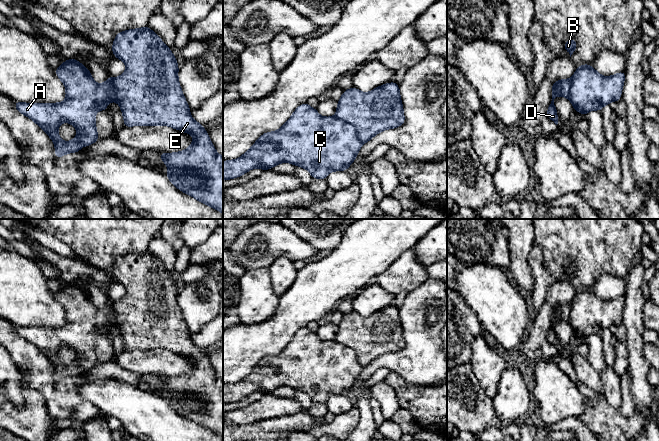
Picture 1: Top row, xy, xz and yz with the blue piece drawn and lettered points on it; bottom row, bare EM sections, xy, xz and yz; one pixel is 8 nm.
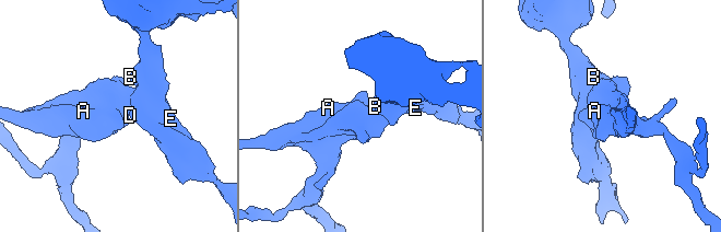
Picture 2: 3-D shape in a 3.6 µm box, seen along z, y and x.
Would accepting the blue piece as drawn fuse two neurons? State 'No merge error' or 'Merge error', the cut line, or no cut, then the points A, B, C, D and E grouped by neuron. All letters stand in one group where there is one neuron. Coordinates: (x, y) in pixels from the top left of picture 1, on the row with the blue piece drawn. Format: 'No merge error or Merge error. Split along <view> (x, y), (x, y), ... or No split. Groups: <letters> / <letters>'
Merge error. Split along xz (335, 116), (350, 123), (354, 127), (357, 137), (362, 142). Groups: A C / B D E

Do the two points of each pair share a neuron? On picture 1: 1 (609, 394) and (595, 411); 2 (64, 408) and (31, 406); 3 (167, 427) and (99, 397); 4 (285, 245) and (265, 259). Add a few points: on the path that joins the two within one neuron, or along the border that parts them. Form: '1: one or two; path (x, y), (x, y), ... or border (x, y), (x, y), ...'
1: two; border (602, 395), (612, 407), (619, 410)
2: two; border (32, 388), (42, 396), (47, 411), (55, 418)
3: one; path (150, 417), (127, 402), (116, 399)
4: one; path (280, 245), (270, 254)

